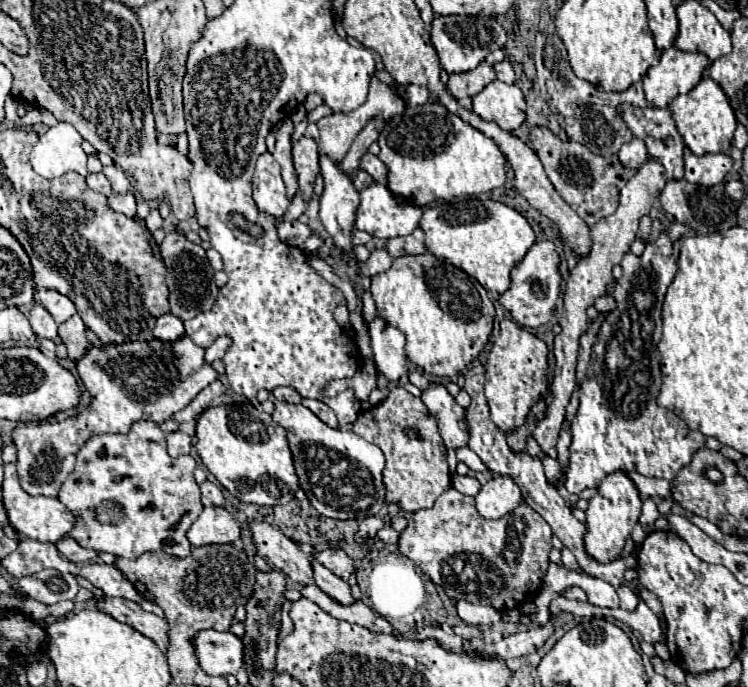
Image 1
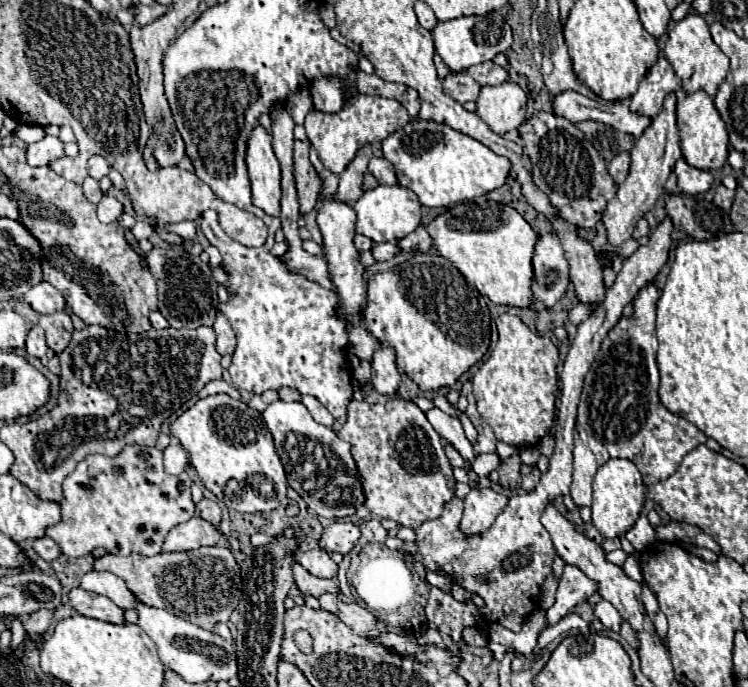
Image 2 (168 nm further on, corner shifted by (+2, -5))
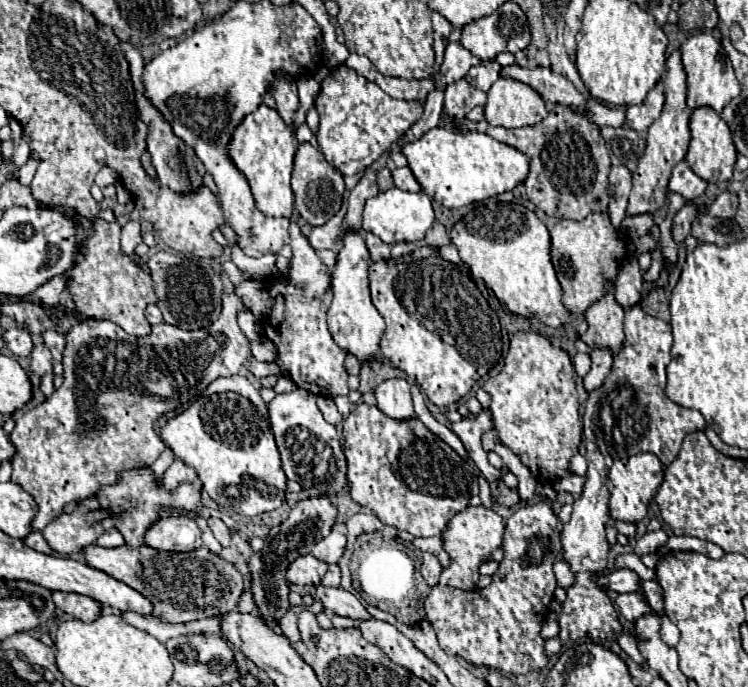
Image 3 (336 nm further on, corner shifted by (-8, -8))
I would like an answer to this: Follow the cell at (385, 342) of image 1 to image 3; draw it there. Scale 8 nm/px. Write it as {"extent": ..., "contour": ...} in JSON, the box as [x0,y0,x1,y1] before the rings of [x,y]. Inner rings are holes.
{"extent":[376,378,414,420],"contour":[[[390,378],[386,382],[382,382],[376,388],[376,400],[378,400],[378,408],[394,418],[394,420],[410,420],[414,416],[414,408],[412,408],[412,396],[410,396],[410,386],[404,378]]]}

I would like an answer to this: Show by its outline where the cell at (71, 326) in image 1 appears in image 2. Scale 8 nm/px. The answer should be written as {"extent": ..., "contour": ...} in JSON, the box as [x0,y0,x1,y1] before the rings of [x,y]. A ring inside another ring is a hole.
{"extent":[40,313,72,353],"contour":[[[52,313],[52,315],[40,315],[40,327],[46,331],[46,343],[54,353],[64,351],[72,339],[72,319],[66,313]]]}

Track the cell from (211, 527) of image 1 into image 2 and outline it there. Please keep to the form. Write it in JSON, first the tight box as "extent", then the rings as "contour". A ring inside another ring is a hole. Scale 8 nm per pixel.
{"extent":[164,517,222,551],"contour":[[[192,517],[190,521],[174,527],[164,543],[164,551],[194,551],[202,545],[216,545],[222,539],[222,533],[212,523]]]}

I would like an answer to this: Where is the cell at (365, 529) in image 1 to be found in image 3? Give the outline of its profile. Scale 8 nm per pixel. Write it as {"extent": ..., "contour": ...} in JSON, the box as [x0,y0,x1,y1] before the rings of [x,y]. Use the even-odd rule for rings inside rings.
{"extent":[310,530,346,564],"contour":[[[334,530],[334,532],[330,532],[330,536],[322,538],[310,554],[326,564],[336,564],[340,560],[340,556],[344,554],[344,546],[346,546],[346,536]]]}

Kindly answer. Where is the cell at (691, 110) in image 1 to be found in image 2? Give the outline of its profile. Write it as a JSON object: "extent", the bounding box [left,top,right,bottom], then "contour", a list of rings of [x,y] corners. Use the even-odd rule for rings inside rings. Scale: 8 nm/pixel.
{"extent":[676,91,730,171],"contour":[[[706,91],[680,95],[676,103],[676,119],[678,119],[680,149],[688,165],[696,169],[708,169],[708,171],[720,169],[728,159],[730,143],[728,143],[728,131],[724,127],[724,121],[720,119],[720,113],[716,111],[714,99]]]}

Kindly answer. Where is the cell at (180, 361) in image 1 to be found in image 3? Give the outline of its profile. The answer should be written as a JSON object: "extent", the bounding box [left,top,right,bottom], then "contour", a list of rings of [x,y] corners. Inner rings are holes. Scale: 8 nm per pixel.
{"extent":[10,292,250,531],"contour":[[[224,292],[222,294],[222,314],[216,322],[212,322],[208,328],[204,330],[194,330],[194,332],[186,332],[186,330],[180,330],[176,326],[170,326],[170,324],[158,324],[158,326],[152,326],[152,332],[144,338],[136,338],[136,336],[130,336],[126,334],[118,324],[110,322],[110,320],[80,320],[76,326],[72,326],[66,334],[66,350],[64,350],[64,384],[54,390],[54,394],[50,398],[46,398],[44,402],[36,404],[34,408],[30,408],[20,420],[16,420],[16,426],[10,434],[10,440],[14,442],[14,446],[18,448],[16,456],[12,458],[12,482],[18,484],[24,492],[28,492],[36,504],[38,504],[38,512],[36,512],[36,517],[32,522],[33,528],[38,531],[42,531],[42,518],[44,518],[44,524],[52,522],[56,516],[60,516],[64,512],[64,506],[68,502],[74,502],[74,500],[84,500],[88,496],[94,496],[102,486],[106,484],[114,484],[118,482],[118,478],[122,476],[122,472],[126,470],[132,470],[132,468],[138,468],[138,466],[144,466],[144,464],[152,464],[162,452],[164,452],[164,442],[162,438],[158,436],[158,432],[154,432],[154,422],[170,412],[170,410],[176,410],[178,406],[186,404],[186,402],[192,402],[212,380],[220,378],[220,376],[234,376],[240,372],[242,364],[248,360],[250,356],[250,342],[248,338],[242,334],[242,330],[238,328],[238,314],[248,310],[242,302],[242,298],[234,292]]]}

